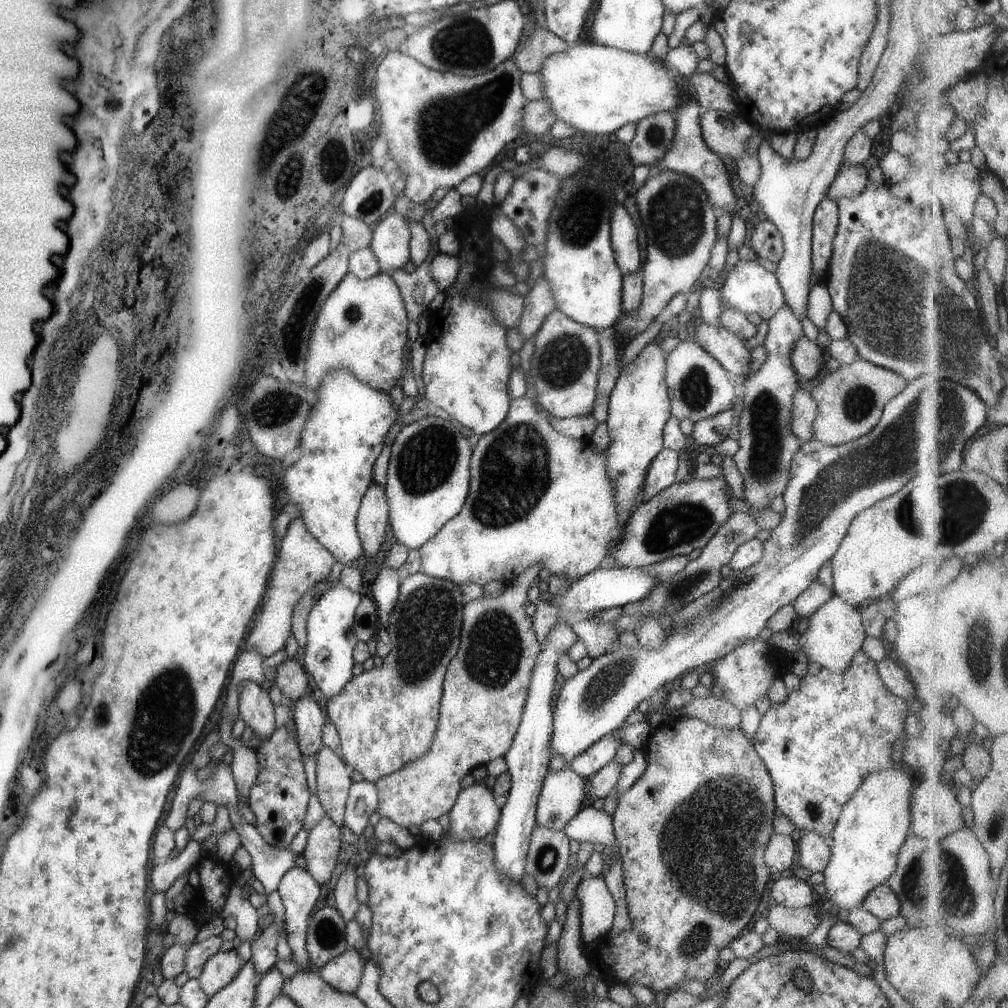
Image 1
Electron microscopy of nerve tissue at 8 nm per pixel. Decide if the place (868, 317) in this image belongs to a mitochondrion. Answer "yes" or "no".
yes

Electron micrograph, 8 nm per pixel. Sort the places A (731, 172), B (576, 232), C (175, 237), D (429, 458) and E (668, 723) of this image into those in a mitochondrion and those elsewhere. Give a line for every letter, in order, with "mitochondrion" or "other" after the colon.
A: other
B: mitochondrion
C: other
D: mitochondrion
E: other

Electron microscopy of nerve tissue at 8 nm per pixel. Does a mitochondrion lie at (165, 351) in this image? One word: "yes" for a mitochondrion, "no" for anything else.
no

